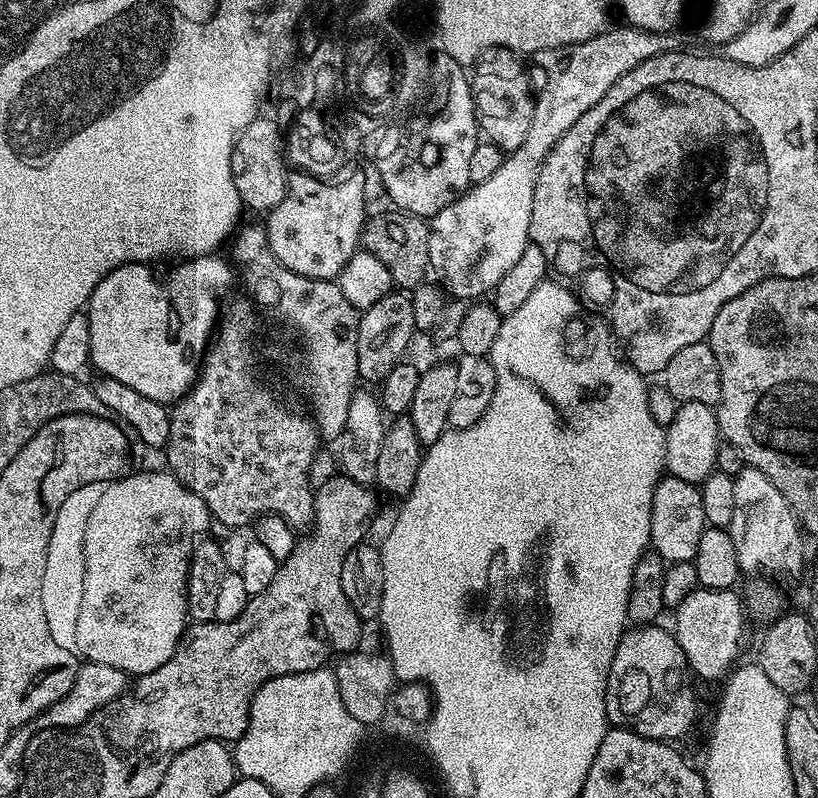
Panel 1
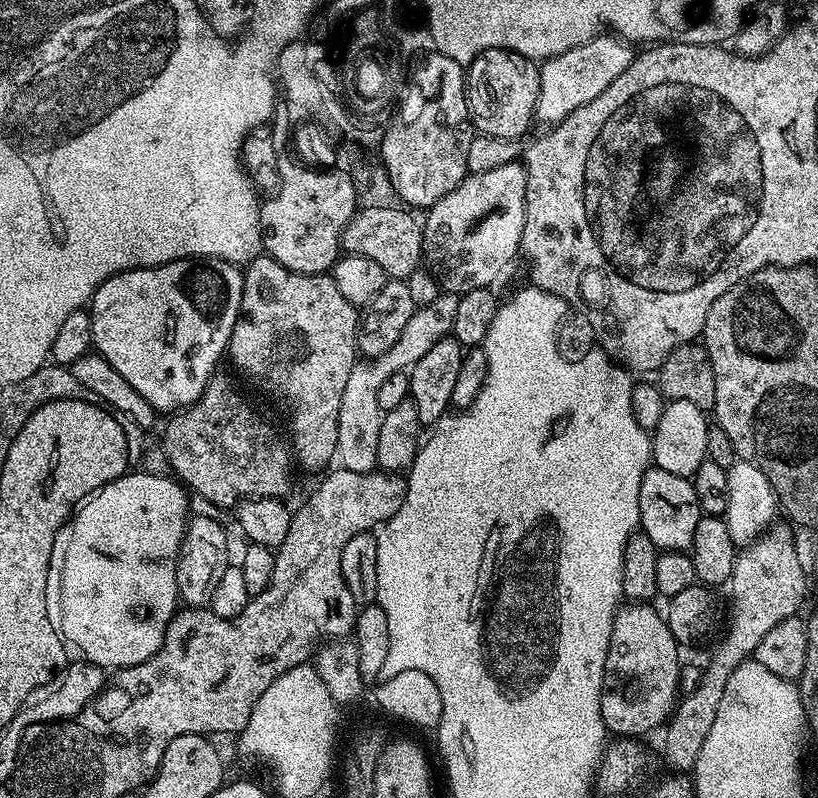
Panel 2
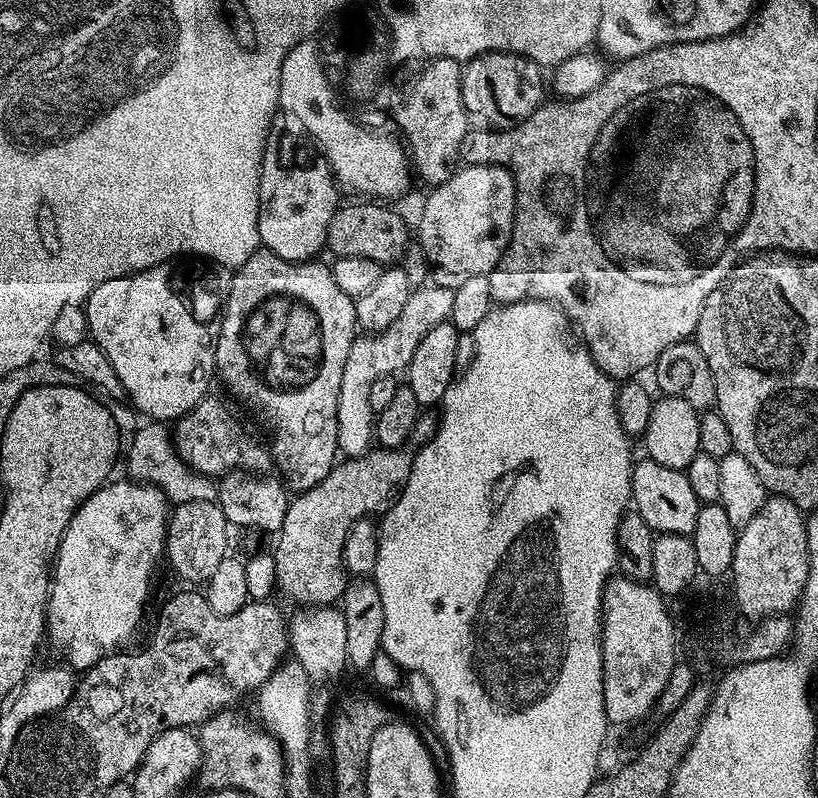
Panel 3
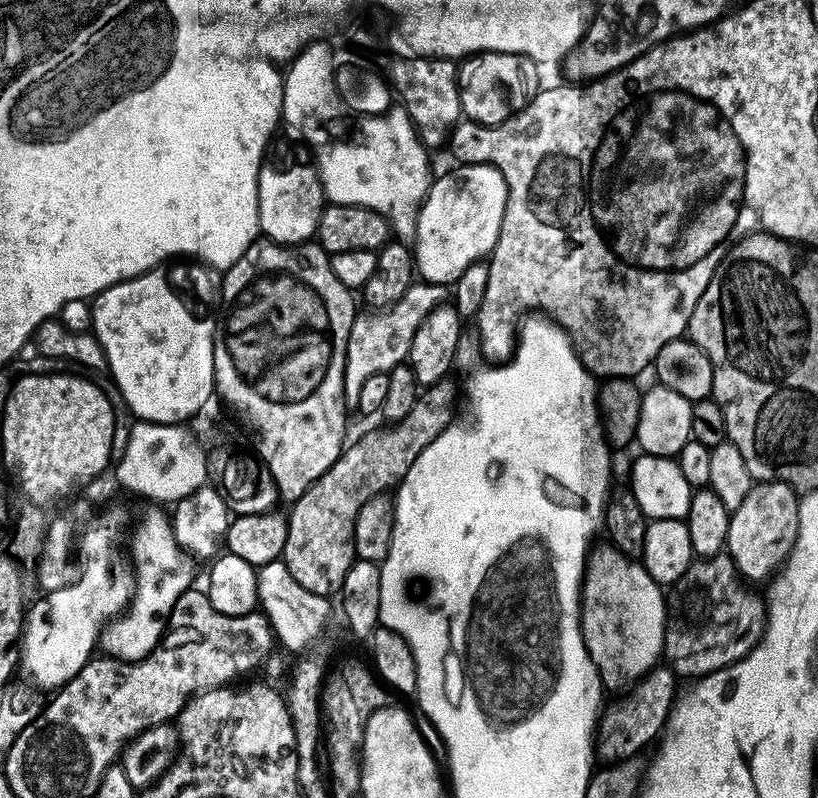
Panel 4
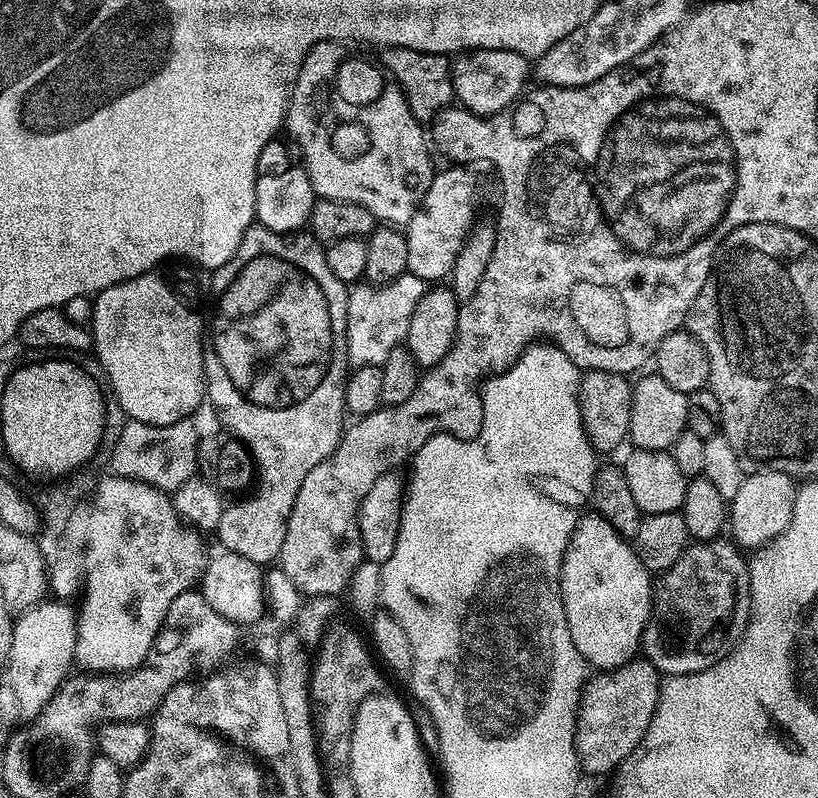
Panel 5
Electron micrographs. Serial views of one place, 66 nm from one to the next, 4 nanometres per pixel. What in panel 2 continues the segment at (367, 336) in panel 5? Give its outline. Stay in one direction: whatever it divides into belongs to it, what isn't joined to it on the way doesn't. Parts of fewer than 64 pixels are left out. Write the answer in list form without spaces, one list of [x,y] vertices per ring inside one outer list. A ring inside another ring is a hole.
[[[439,294],[429,305],[417,307],[416,313],[406,322],[398,342],[386,350],[386,354],[361,359],[350,370],[346,390],[342,390],[342,402],[338,406],[338,446],[335,459],[339,467],[355,472],[371,472],[377,467],[378,430],[382,430],[382,418],[385,412],[378,406],[378,386],[390,378],[390,374],[411,369],[413,364],[446,335],[454,326],[454,317],[458,315],[460,296],[456,294]]]

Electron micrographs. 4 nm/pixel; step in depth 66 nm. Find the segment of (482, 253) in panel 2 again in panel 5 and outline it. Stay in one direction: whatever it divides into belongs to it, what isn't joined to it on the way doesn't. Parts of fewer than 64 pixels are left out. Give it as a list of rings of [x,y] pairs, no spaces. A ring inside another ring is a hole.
[[[464,166],[446,168],[445,172],[437,171],[433,175],[430,190],[426,190],[414,218],[406,226],[408,271],[426,282],[451,277],[454,262],[478,220],[476,207],[480,204],[480,192],[475,178],[468,173],[471,171]]]

